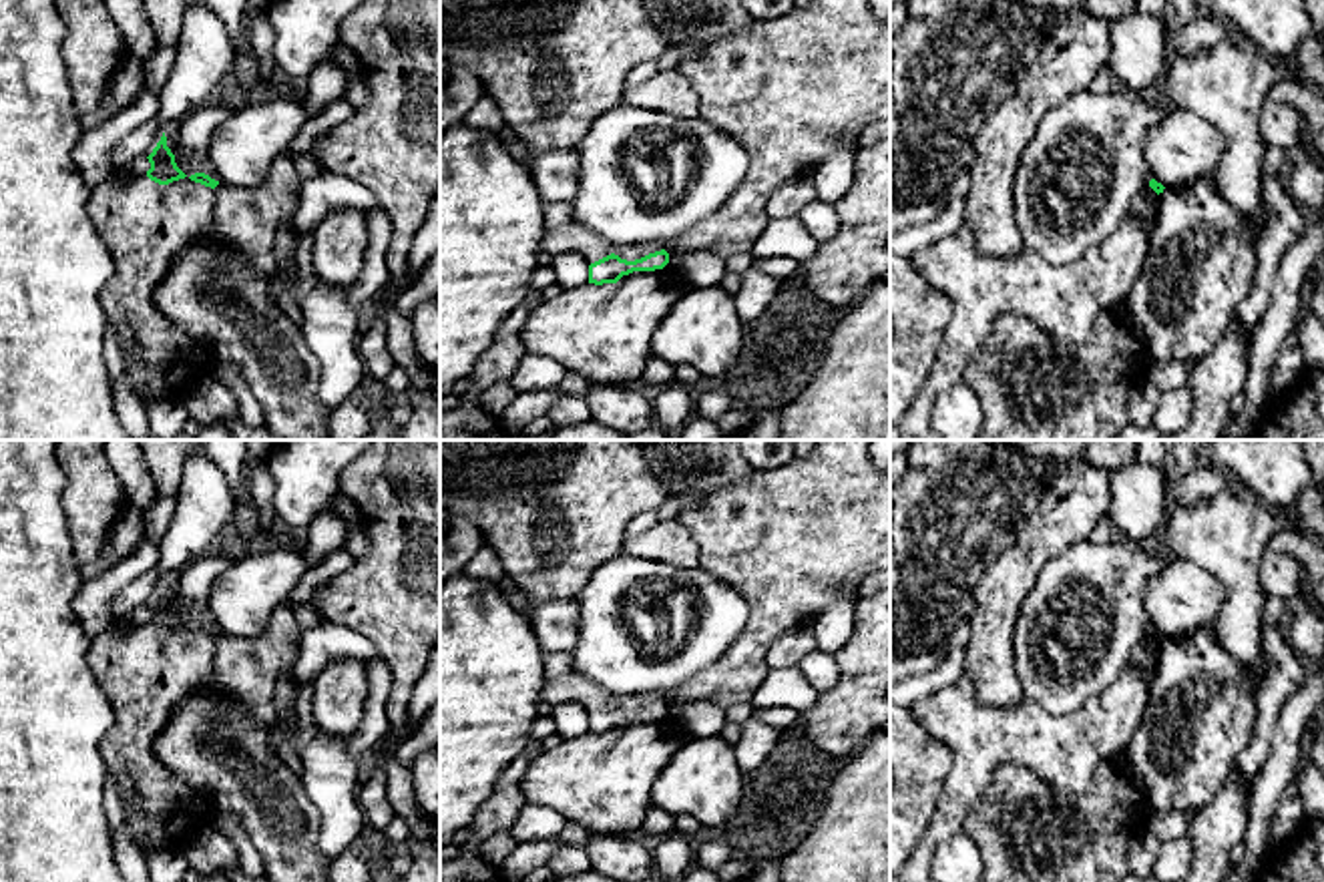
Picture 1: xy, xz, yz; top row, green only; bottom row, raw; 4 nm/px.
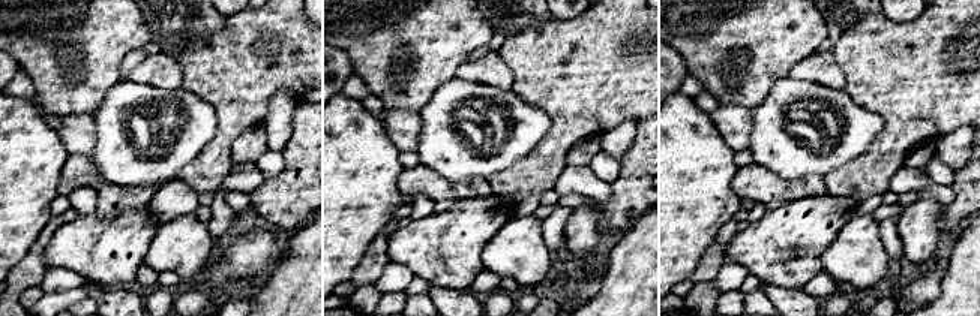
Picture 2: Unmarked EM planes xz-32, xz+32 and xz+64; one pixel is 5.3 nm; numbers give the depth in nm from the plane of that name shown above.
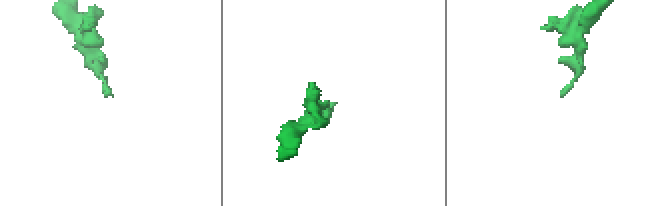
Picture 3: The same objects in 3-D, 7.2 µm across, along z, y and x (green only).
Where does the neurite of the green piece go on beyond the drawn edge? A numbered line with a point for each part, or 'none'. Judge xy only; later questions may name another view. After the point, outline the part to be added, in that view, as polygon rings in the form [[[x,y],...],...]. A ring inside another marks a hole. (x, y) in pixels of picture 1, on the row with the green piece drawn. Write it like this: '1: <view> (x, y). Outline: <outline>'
1: xy (145, 226). Outline: [[[139,175],[92,185],[88,215],[115,261],[100,303],[123,352],[125,376],[145,404],[181,398],[217,364],[155,301],[177,255],[213,231],[213,207],[215,189],[191,179],[159,185]]]

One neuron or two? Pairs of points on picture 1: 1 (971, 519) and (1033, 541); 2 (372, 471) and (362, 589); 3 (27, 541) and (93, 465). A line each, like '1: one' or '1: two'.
1: two
2: one
3: two

